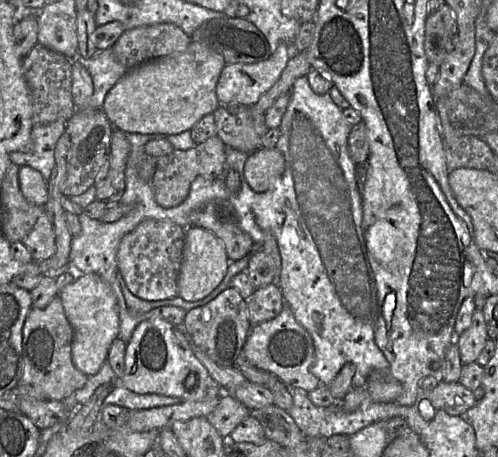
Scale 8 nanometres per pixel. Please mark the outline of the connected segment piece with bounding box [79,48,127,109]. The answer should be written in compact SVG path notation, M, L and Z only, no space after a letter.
M111 48L99 51L88 60L79 60L89 72L93 82L93 95L89 100L90 109L102 109L108 91L127 72L115 57Z

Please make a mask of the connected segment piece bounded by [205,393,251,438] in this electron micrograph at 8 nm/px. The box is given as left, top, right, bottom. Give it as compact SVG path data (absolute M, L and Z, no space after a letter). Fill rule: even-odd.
M225 393L214 410L205 418L223 438L229 438L232 431L245 418L250 416L250 409L231 394Z

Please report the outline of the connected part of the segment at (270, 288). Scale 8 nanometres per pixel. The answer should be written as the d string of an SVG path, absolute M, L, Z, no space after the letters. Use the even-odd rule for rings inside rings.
M273 283L255 289L246 299L249 321L252 326L272 320L282 311L285 302L280 288Z

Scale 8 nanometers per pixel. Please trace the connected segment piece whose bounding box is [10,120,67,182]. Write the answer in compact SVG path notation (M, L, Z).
M58 120L47 125L34 125L31 132L32 148L28 152L14 151L10 154L12 163L30 166L39 171L49 182L55 166L57 141L65 132L67 120Z

